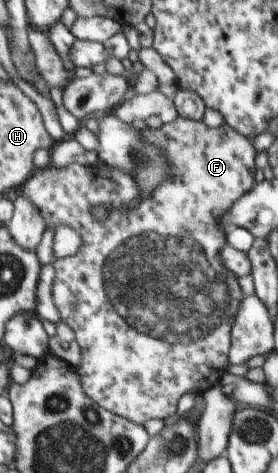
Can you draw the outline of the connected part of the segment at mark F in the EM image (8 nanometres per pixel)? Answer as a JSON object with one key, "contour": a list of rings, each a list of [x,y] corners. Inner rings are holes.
{"contour":[[[177,117],[173,122],[164,124],[159,129],[147,127],[140,132],[140,136],[147,145],[160,149],[168,163],[170,173],[162,183],[155,186],[152,195],[139,200],[140,203],[134,210],[131,210],[129,202],[134,198],[139,198],[142,194],[136,178],[125,169],[113,168],[111,164],[101,162],[97,164],[73,163],[64,169],[49,165],[45,170],[39,169],[39,172],[34,174],[34,178],[28,180],[21,195],[29,197],[40,208],[46,220],[46,228],[51,225],[55,230],[56,226],[69,225],[77,230],[82,238],[81,248],[73,256],[62,259],[55,258],[53,262],[55,278],[52,284],[52,299],[60,312],[61,320],[74,330],[76,341],[80,346],[82,362],[78,371],[82,376],[84,391],[104,409],[145,426],[148,420],[166,419],[171,414],[175,414],[175,406],[183,394],[187,394],[187,392],[202,394],[213,386],[221,384],[220,380],[227,372],[227,366],[231,363],[228,357],[232,341],[231,329],[242,296],[238,277],[221,262],[220,253],[228,244],[227,234],[229,230],[222,230],[220,221],[228,210],[236,204],[237,200],[241,199],[257,184],[254,174],[256,170],[255,156],[258,152],[255,151],[250,139],[231,128],[227,123],[214,128],[208,127],[203,121],[194,121],[183,117]],[[96,204],[103,204],[109,208],[109,217],[104,222],[97,222],[89,213],[89,209]],[[124,205],[127,205],[129,210],[123,210]]]}

